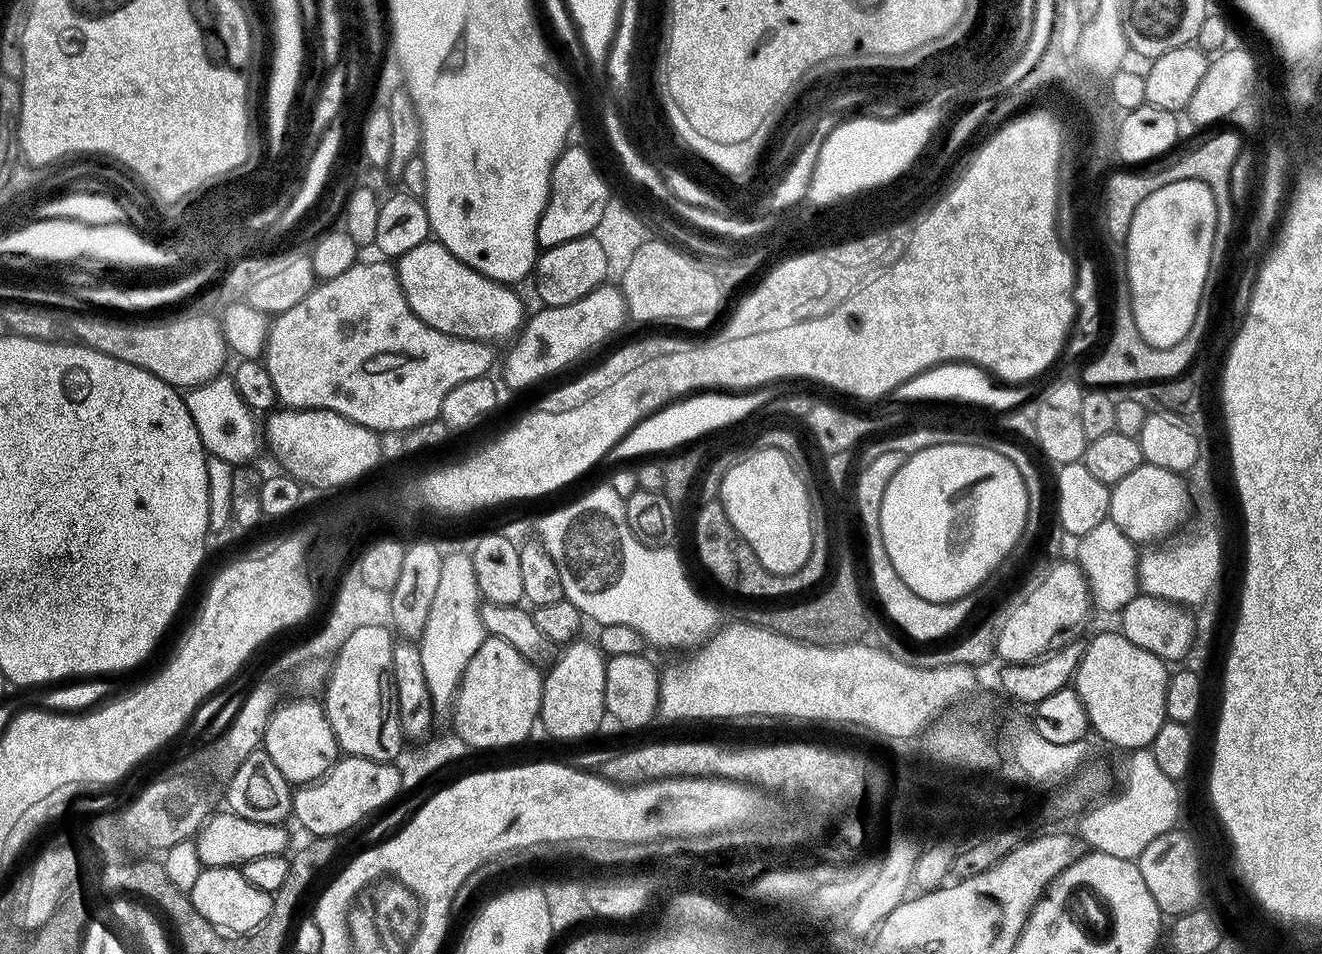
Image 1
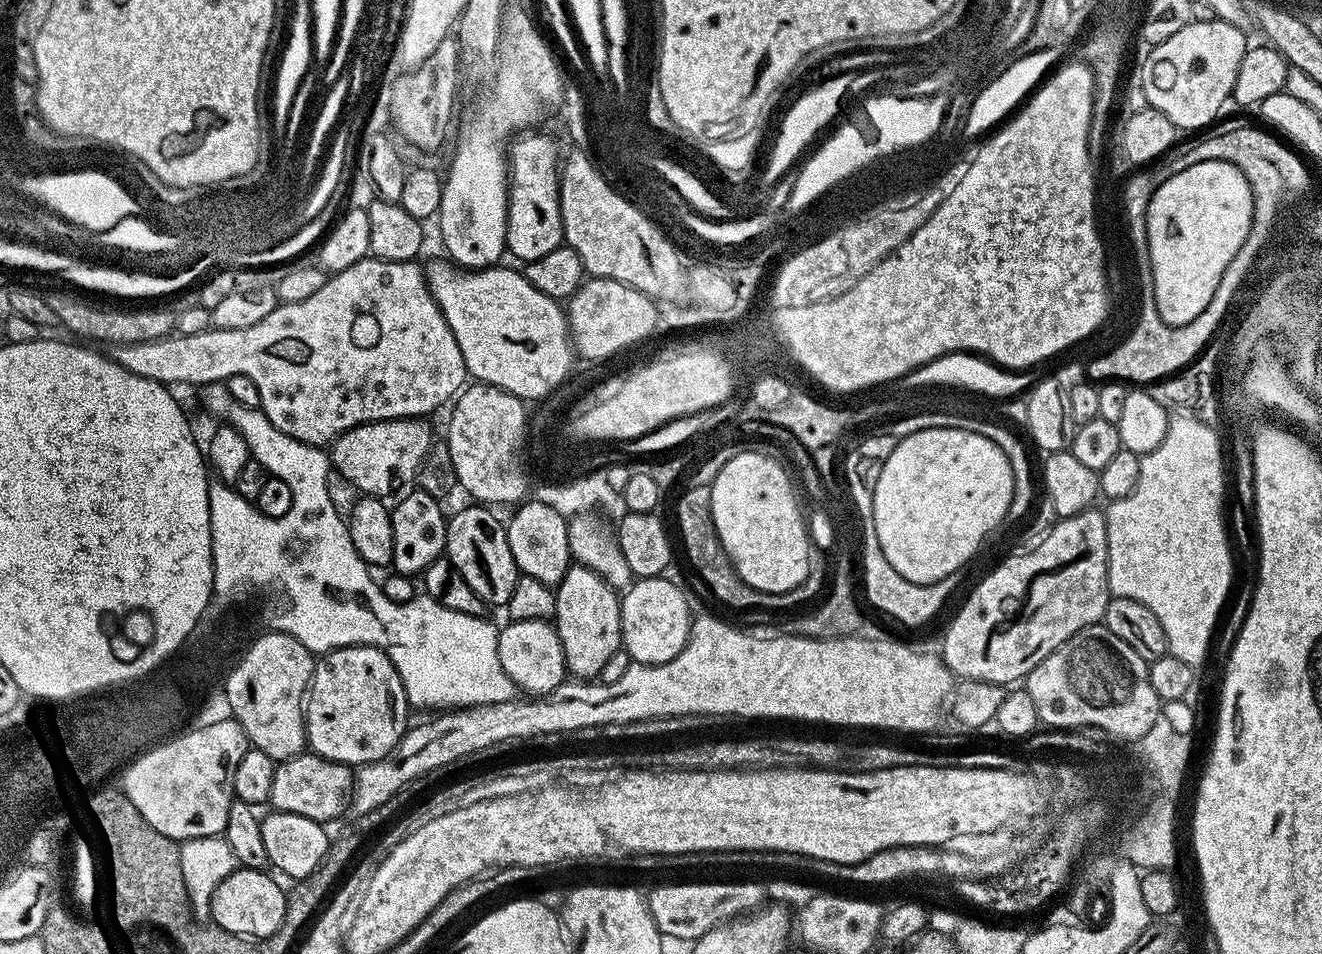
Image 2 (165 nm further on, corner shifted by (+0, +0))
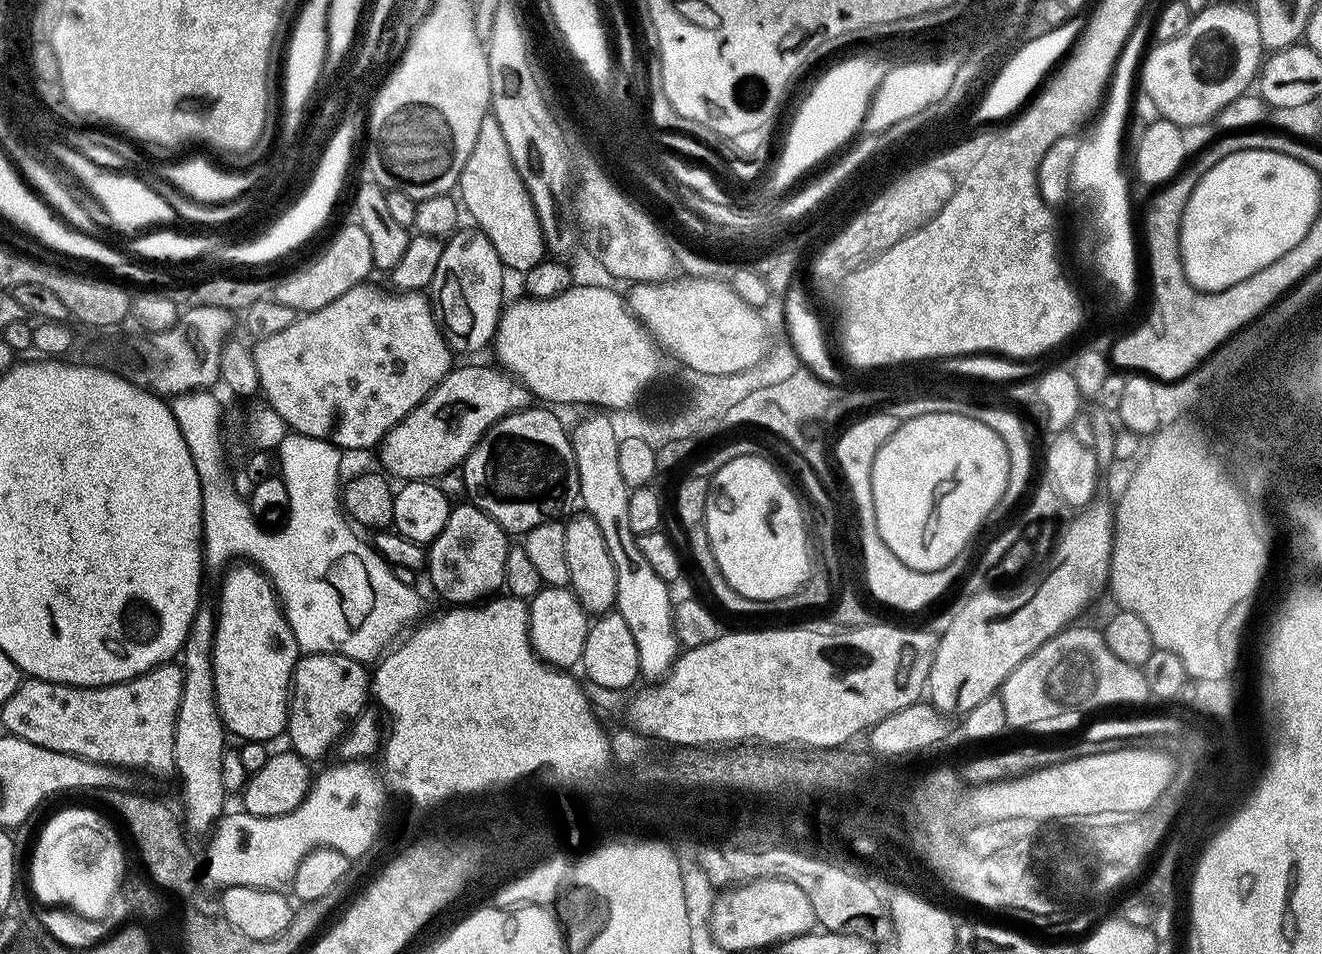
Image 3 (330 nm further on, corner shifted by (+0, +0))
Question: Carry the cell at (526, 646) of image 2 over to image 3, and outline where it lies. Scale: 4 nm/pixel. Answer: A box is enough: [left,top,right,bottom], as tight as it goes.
[527,587,590,670]

